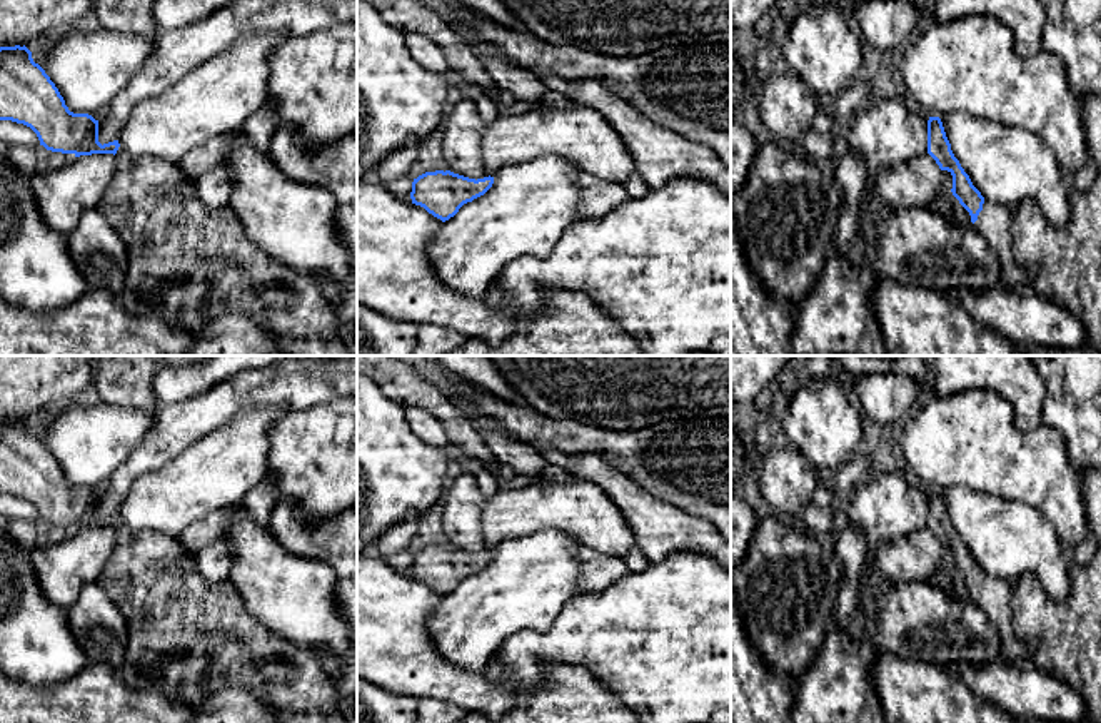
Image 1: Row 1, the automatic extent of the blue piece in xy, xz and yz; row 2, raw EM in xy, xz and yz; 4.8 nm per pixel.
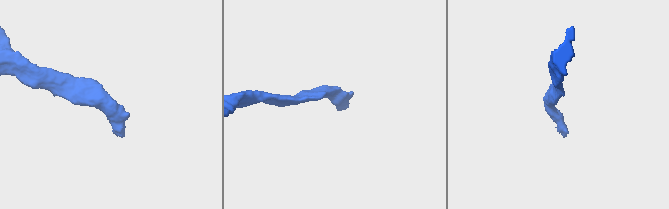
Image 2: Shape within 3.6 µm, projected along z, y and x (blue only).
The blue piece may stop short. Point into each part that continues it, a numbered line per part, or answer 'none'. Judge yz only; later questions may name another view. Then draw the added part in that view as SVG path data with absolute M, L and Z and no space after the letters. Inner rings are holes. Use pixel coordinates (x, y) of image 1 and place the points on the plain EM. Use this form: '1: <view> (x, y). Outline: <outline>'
1: yz (995, 595). Outline: M948 544L944 548L944 559L939 569L926 581L931 586L943 588L951 596L978 604L991 624L999 633L1001 643L1001 663L1019 665L1026 663L1029 658L1028 646L1019 640L1013 624L1011 599L1014 593L1014 581L991 576L984 573L983 584L978 589L978 594L973 598L969 586L959 578L953 569L953 549Z

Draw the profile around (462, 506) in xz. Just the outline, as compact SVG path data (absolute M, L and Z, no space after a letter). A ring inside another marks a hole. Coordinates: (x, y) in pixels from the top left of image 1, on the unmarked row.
M460 466L455 471L455 481L440 503L444 534L454 548L475 554L489 551L480 526L487 496L479 491L470 466Z

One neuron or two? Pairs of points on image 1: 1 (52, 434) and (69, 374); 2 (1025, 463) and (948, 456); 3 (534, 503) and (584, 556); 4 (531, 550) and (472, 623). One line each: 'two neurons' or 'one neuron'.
1: two neurons
2: one neuron
3: two neurons
4: one neuron

